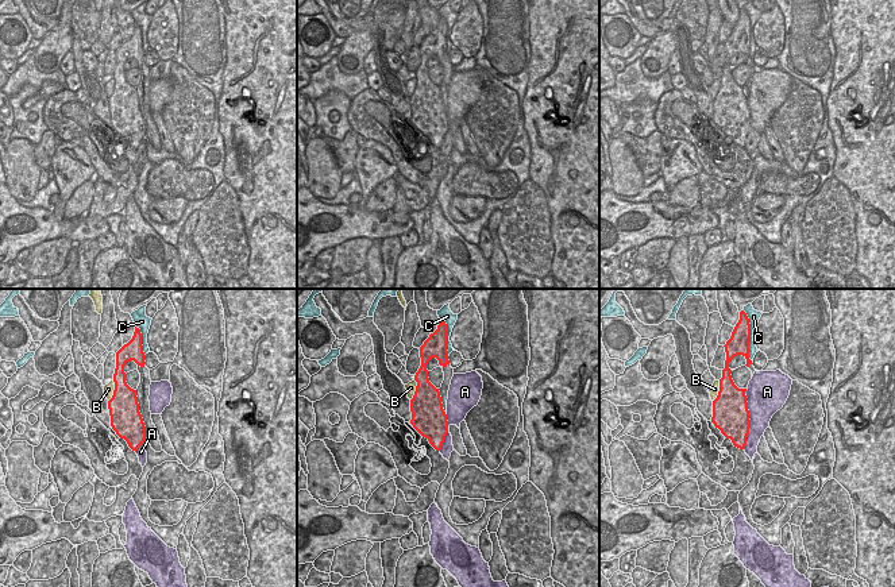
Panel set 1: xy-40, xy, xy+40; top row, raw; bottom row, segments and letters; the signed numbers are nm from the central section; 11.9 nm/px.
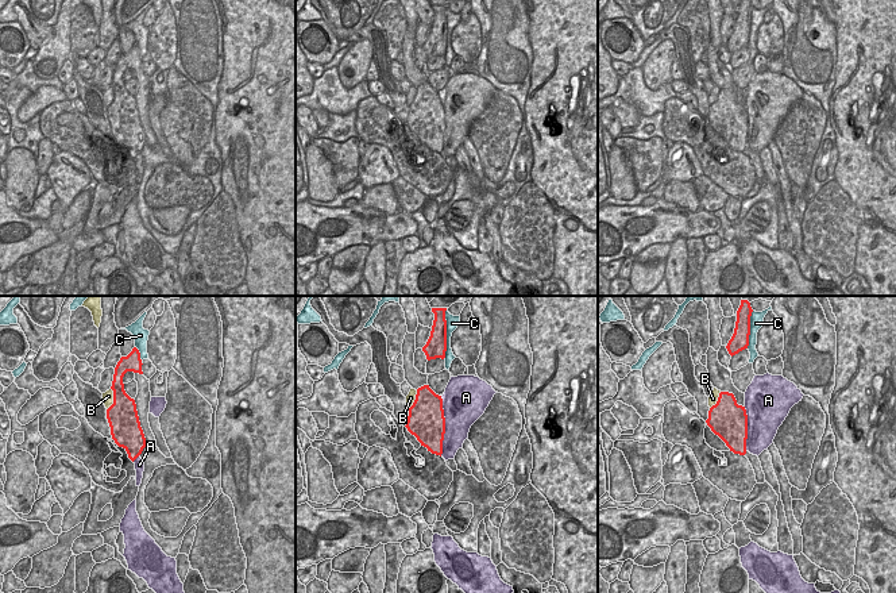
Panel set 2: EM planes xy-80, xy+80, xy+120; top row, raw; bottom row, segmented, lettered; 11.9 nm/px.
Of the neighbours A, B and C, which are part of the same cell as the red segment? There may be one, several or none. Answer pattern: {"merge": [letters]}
{"merge": []}

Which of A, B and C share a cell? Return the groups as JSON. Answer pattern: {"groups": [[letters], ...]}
{"groups": [["A"], ["B"], ["C"]]}

